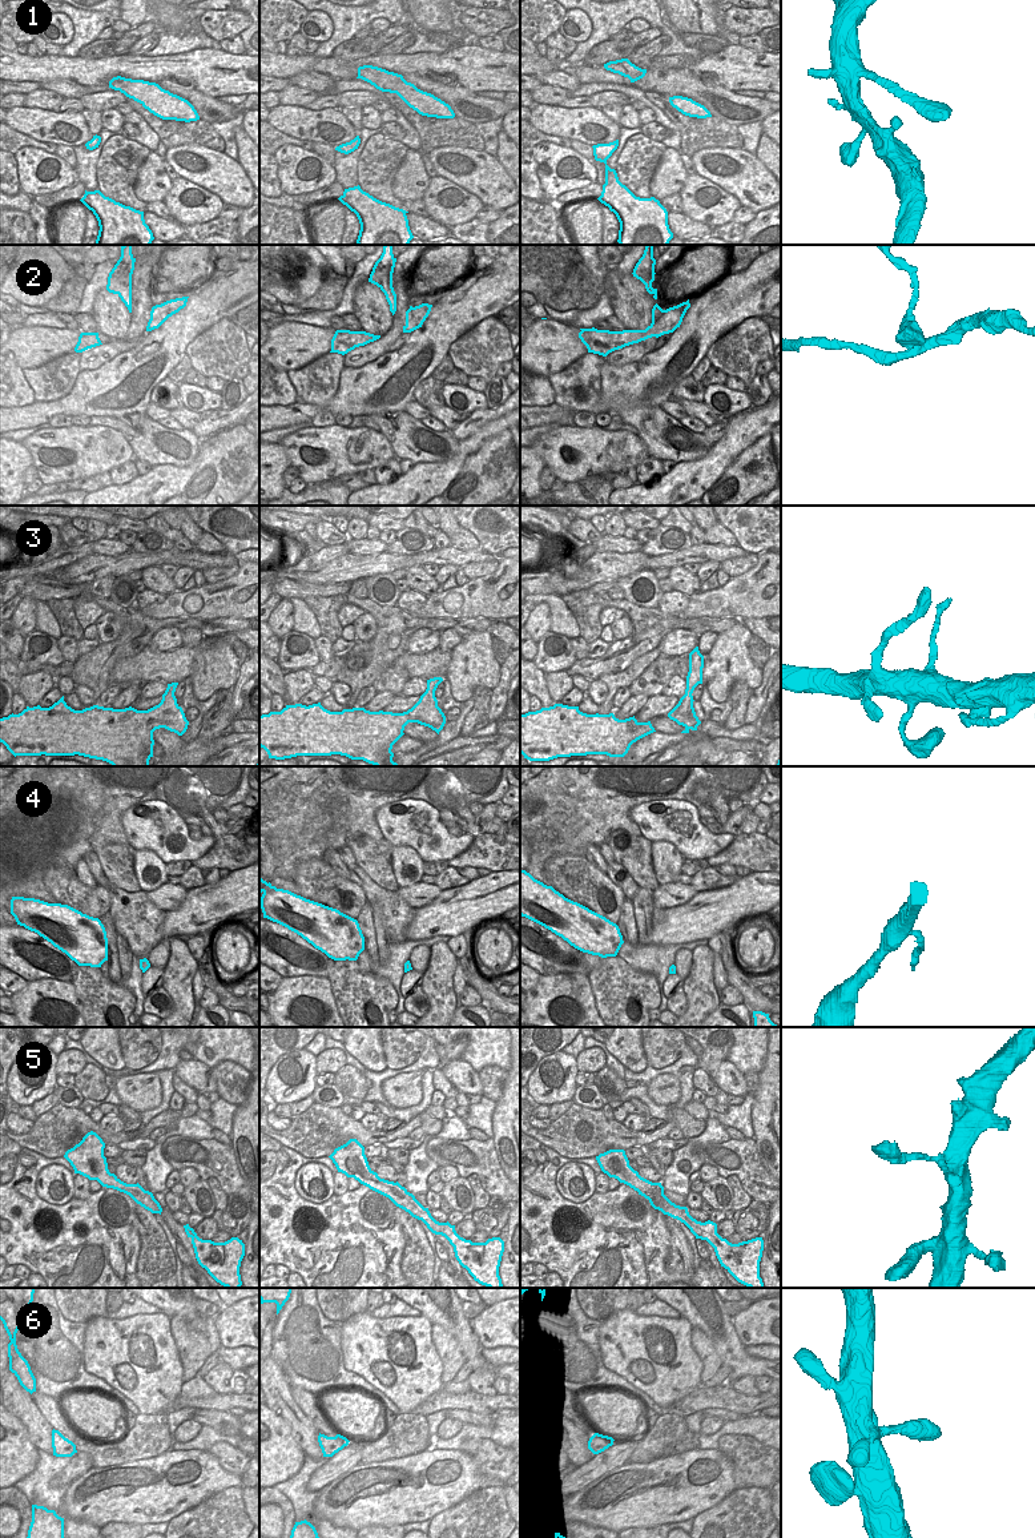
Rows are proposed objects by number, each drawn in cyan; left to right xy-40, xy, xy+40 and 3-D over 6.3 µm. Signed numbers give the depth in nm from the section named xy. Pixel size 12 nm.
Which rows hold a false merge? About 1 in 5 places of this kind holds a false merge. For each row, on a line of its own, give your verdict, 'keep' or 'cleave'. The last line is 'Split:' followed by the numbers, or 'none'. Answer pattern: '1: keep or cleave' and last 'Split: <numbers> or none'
1: keep
2: keep
3: keep
4: keep
5: keep
6: keep
Split: none

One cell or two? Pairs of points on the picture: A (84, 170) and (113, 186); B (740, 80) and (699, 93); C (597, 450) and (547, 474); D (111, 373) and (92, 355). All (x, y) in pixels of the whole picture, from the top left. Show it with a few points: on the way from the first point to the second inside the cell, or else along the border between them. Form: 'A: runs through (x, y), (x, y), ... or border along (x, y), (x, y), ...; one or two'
A: border along (103, 147), (96, 166), (97, 189); two
B: border along (720, 84), (735, 92); two
C: border along (546, 466), (556, 476); two
D: border along (121, 353), (95, 369), (83, 369), (80, 371); two

